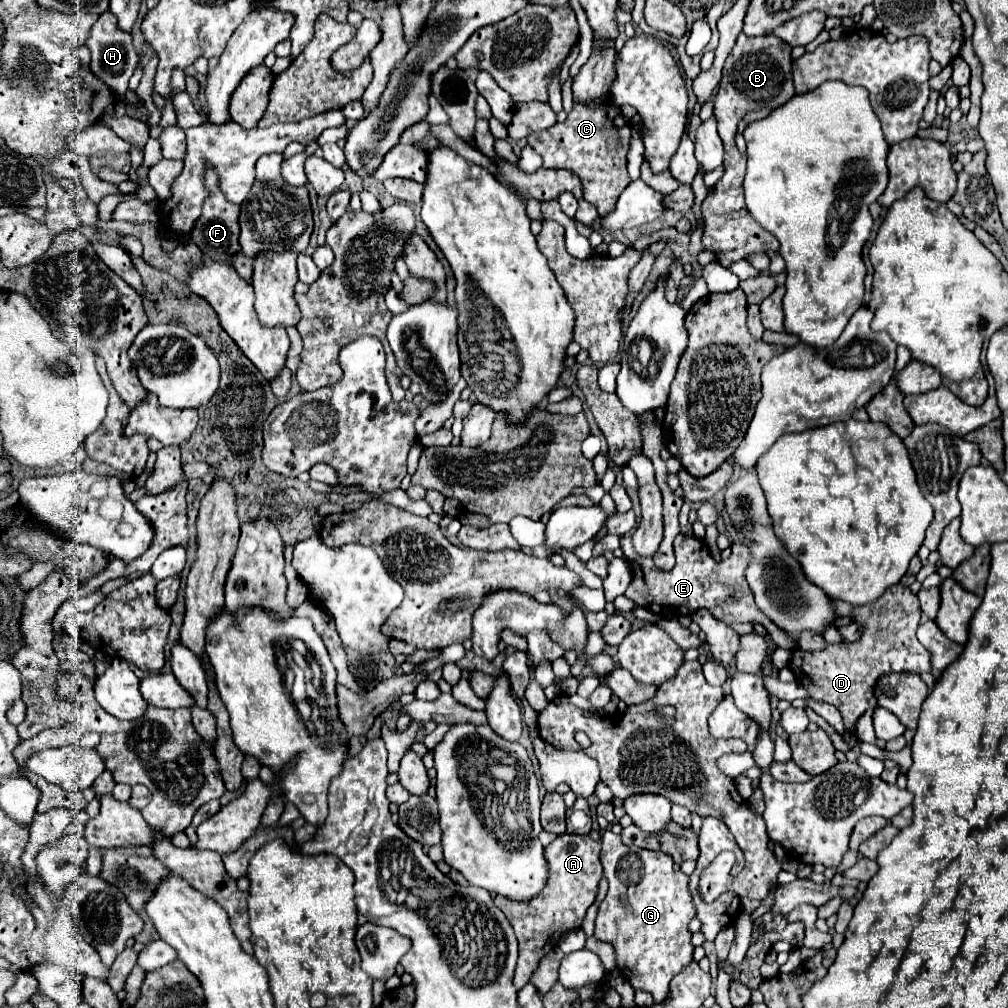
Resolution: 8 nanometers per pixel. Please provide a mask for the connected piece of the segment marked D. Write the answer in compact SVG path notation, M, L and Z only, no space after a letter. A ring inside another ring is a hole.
M896 584L872 604L856 606L852 610L852 618L864 626L864 634L858 642L828 644L820 652L794 650L790 660L792 672L814 700L828 702L840 710L844 724L848 726L848 734L844 736L848 746L854 748L858 744L854 722L868 708L876 708L872 688L884 672L930 672L930 652L916 638L920 616L922 612L918 598L910 592L908 586Z

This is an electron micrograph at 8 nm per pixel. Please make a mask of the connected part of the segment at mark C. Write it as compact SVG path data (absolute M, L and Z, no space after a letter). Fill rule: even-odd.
M610 98L600 108L574 104L564 124L554 124L548 130L528 136L528 140L536 140L534 150L544 158L544 168L568 168L580 176L584 182L584 200L592 202L600 214L610 212L620 192L632 182L626 170L630 128L622 128L624 120L618 114L620 110L610 104ZM618 120L622 124L614 128Z

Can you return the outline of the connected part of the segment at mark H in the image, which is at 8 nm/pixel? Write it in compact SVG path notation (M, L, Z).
M104 12L96 20L96 24L90 28L86 46L92 52L92 72L112 88L118 100L124 100L128 90L128 80L138 66L138 54L132 46L132 36L128 36L126 32L120 32L120 28L116 28L116 16L112 16L110 12Z

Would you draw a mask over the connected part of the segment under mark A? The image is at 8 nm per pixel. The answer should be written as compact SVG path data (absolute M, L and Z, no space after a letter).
M576 834L558 836L550 846L546 846L550 878L548 878L548 884L544 886L544 892L540 892L540 896L532 898L528 904L516 904L516 902L504 900L502 896L496 896L494 904L510 920L520 944L520 956L518 956L518 966L514 974L514 986L518 990L528 984L532 972L538 968L538 962L552 948L556 948L556 944L560 942L560 936L564 932L570 932L572 928L580 928L586 916L586 910L596 902L598 884L602 880L600 848L602 844L592 840L590 836L576 836Z

